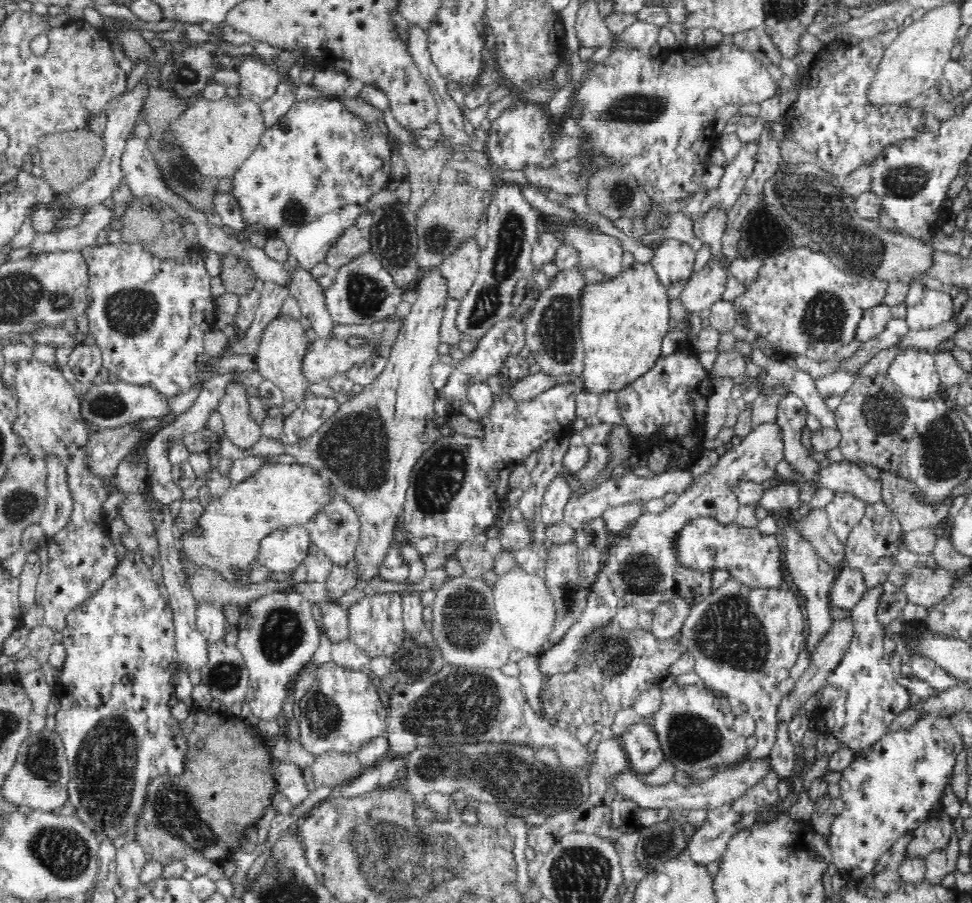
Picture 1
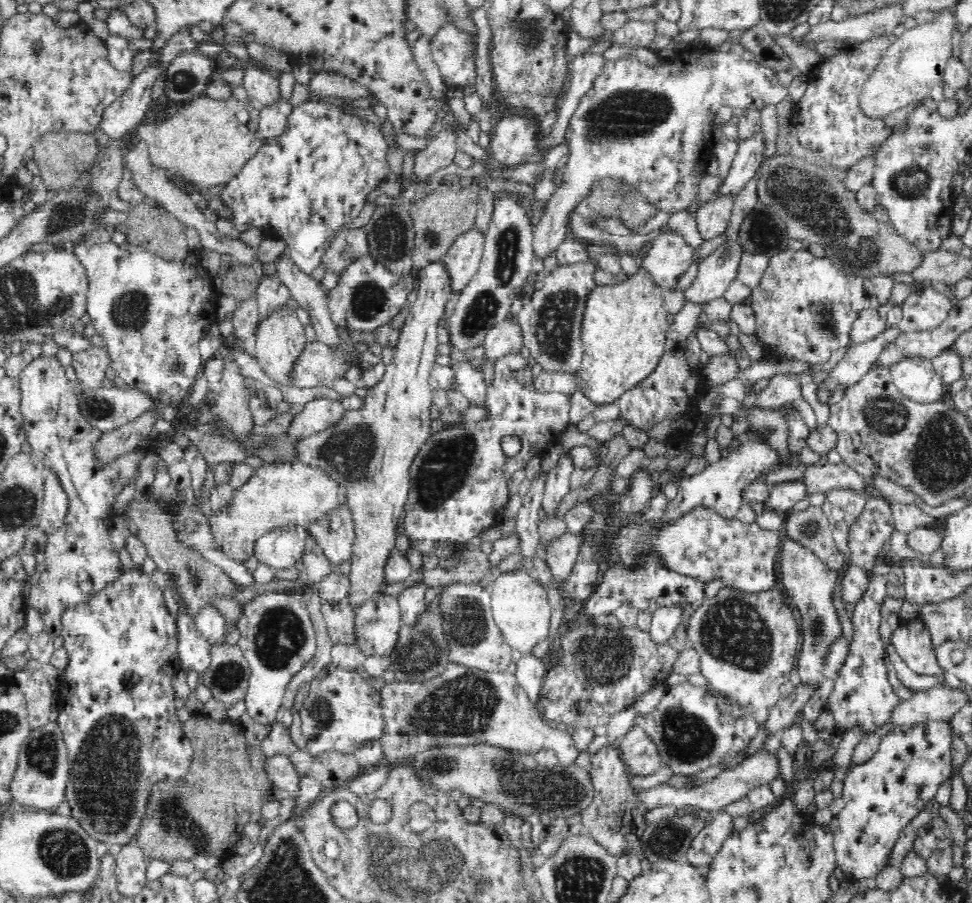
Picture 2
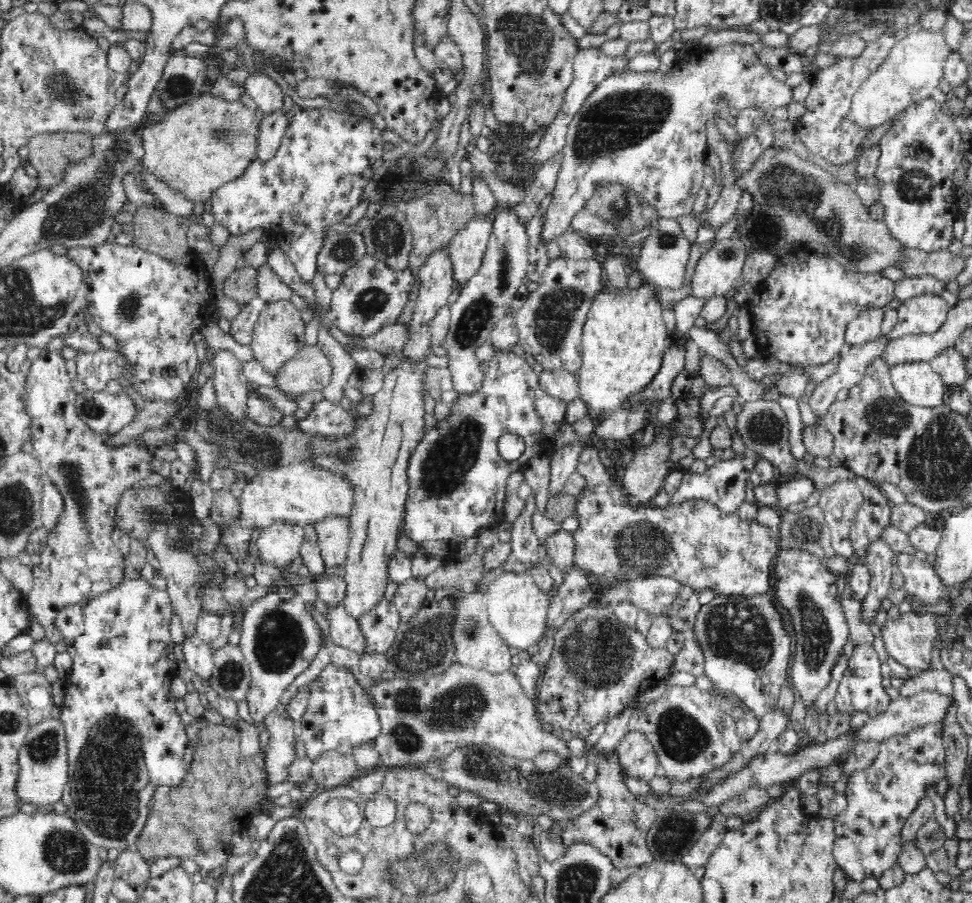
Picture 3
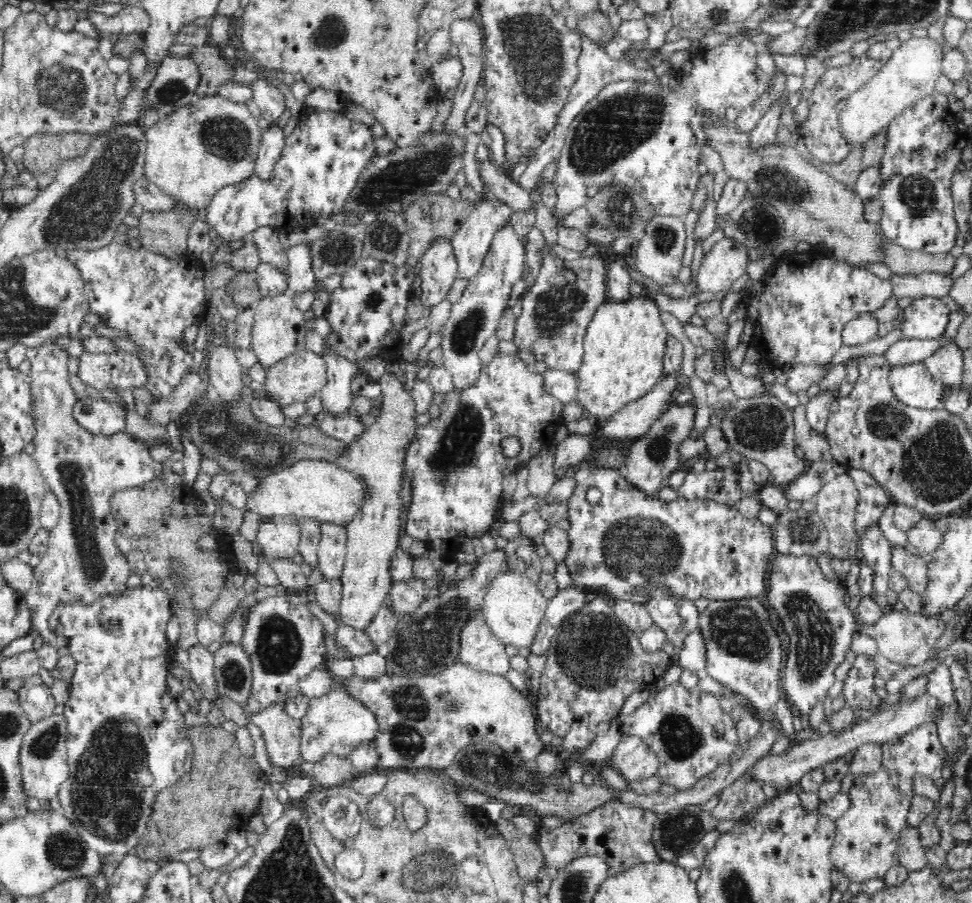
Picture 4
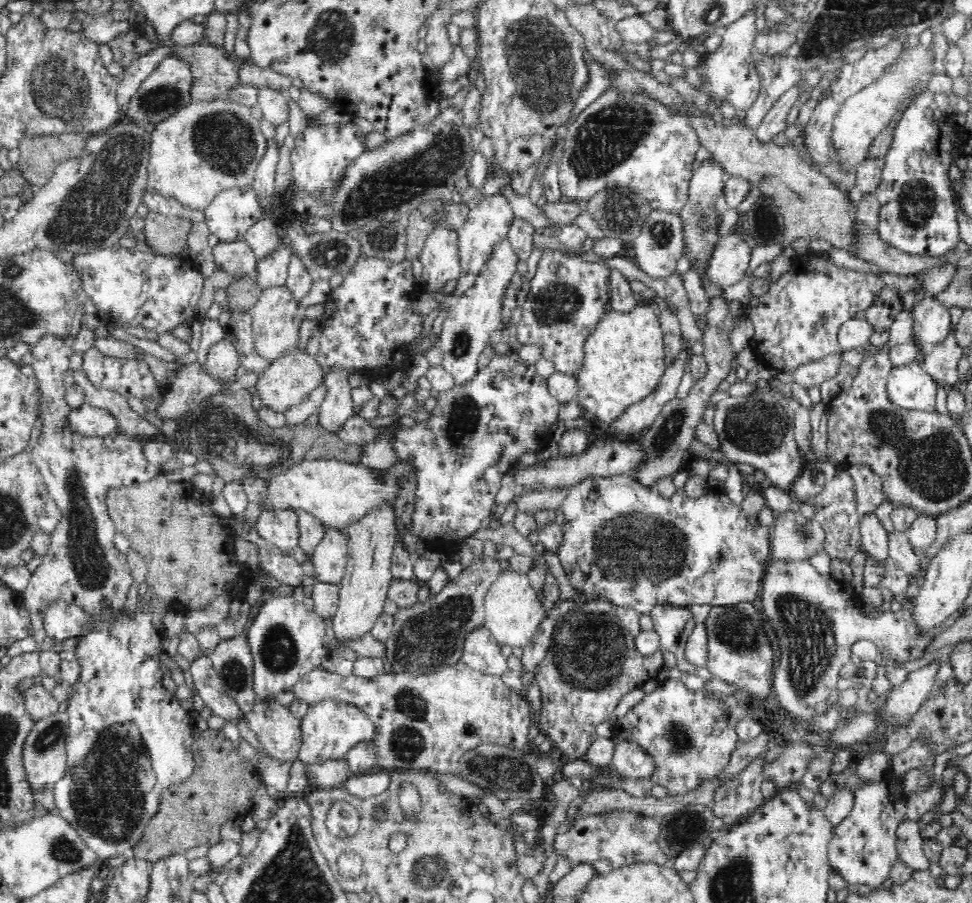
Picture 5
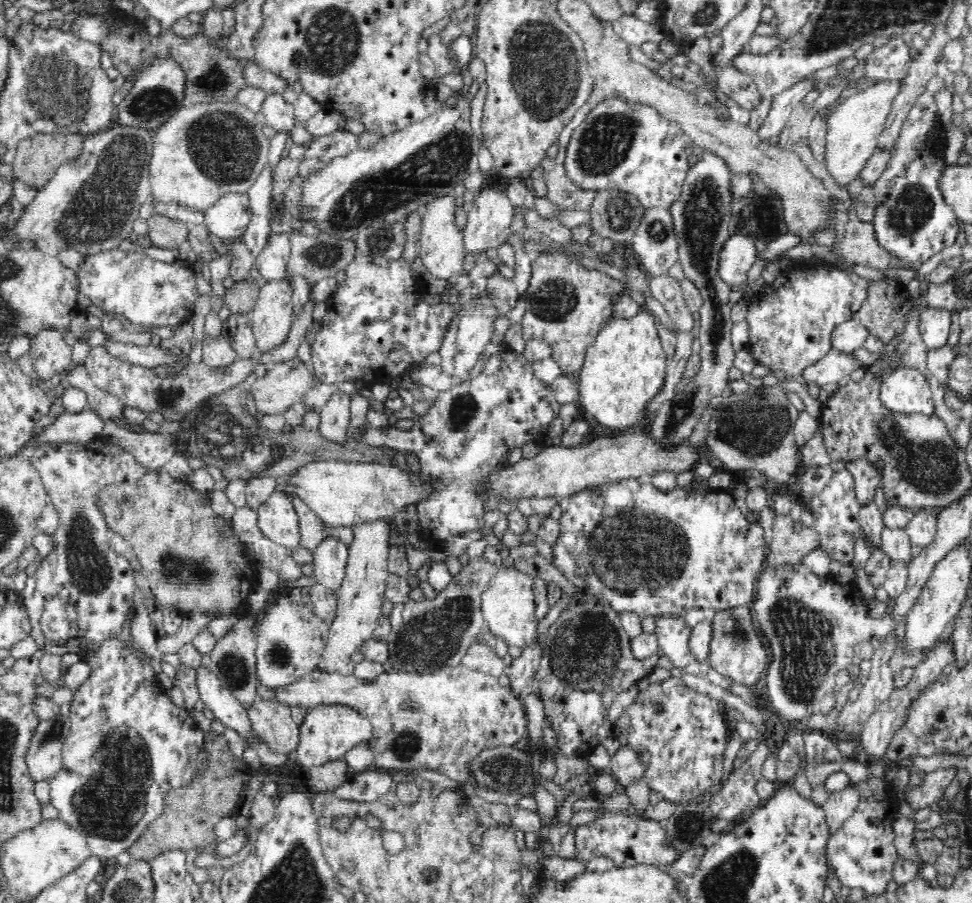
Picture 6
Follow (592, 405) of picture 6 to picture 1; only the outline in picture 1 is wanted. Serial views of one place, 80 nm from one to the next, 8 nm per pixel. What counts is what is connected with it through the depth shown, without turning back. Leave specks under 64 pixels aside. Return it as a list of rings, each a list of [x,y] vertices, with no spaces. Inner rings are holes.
[[[634,261],[630,268],[621,270],[615,277],[606,276],[600,282],[585,284],[580,293],[579,317],[581,343],[585,352],[584,370],[579,383],[584,390],[598,393],[598,396],[604,391],[619,391],[638,377],[644,376],[654,366],[661,356],[663,340],[671,329],[666,290],[652,263],[638,261]]]

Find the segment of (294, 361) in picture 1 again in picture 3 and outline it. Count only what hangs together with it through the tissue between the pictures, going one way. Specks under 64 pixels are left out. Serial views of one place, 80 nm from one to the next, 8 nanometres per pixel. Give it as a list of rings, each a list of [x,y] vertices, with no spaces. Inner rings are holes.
[[[282,300],[280,303],[266,305],[259,313],[257,322],[251,342],[254,359],[260,362],[268,374],[276,376],[282,370],[284,364],[294,358],[300,348],[305,345],[305,323],[302,321],[301,312],[293,306],[290,300]]]

